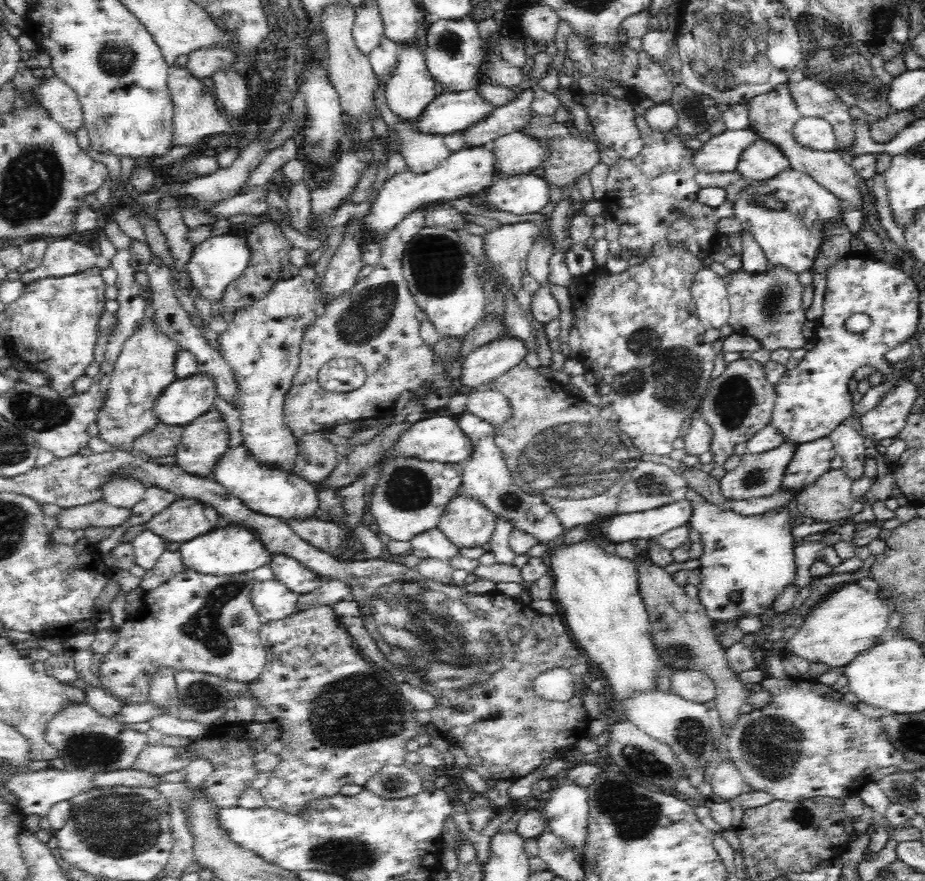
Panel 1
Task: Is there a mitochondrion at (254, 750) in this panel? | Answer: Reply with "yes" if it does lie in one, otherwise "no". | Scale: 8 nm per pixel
no

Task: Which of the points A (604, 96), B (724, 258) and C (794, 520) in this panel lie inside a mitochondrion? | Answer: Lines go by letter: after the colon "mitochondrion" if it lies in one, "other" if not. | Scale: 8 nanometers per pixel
A: other
B: other
C: other

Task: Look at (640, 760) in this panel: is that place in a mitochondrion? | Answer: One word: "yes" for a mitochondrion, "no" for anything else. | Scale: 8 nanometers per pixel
yes

